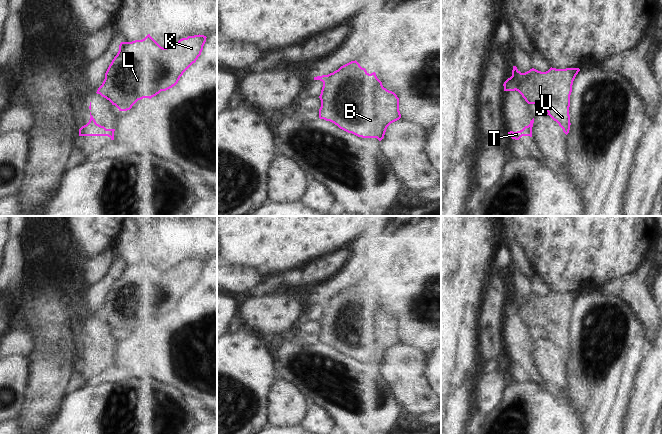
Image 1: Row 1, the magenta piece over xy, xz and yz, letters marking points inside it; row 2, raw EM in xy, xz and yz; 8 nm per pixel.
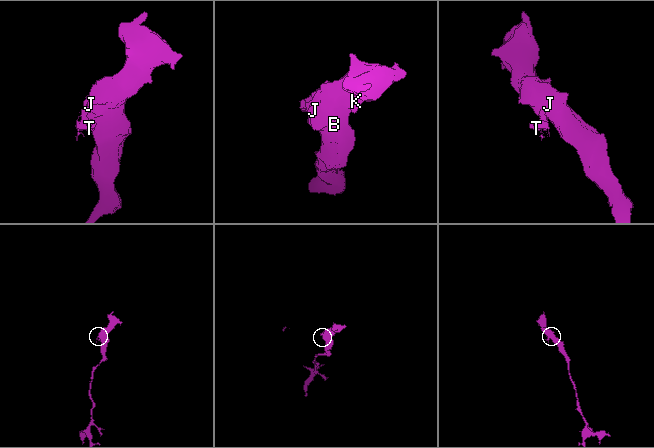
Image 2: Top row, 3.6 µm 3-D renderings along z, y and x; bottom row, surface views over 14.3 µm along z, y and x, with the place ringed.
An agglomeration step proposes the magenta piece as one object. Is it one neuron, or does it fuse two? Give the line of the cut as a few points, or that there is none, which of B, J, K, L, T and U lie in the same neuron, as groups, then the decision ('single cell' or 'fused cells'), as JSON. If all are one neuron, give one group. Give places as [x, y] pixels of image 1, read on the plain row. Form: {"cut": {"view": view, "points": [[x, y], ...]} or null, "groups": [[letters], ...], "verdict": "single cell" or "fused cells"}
{"cut": {"view": "xz", "points": [[327, 299], [322, 305]]}, "groups": [["B", "J", "K", "L", "U"], ["T"]], "verdict": "fused cells"}

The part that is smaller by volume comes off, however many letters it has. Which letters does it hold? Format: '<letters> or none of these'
T

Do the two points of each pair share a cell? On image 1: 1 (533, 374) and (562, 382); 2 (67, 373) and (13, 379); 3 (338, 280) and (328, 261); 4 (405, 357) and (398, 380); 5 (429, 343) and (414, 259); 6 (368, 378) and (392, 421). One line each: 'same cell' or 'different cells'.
1: different cells
2: different cells
3: different cells
4: same cell
5: same cell
6: same cell

